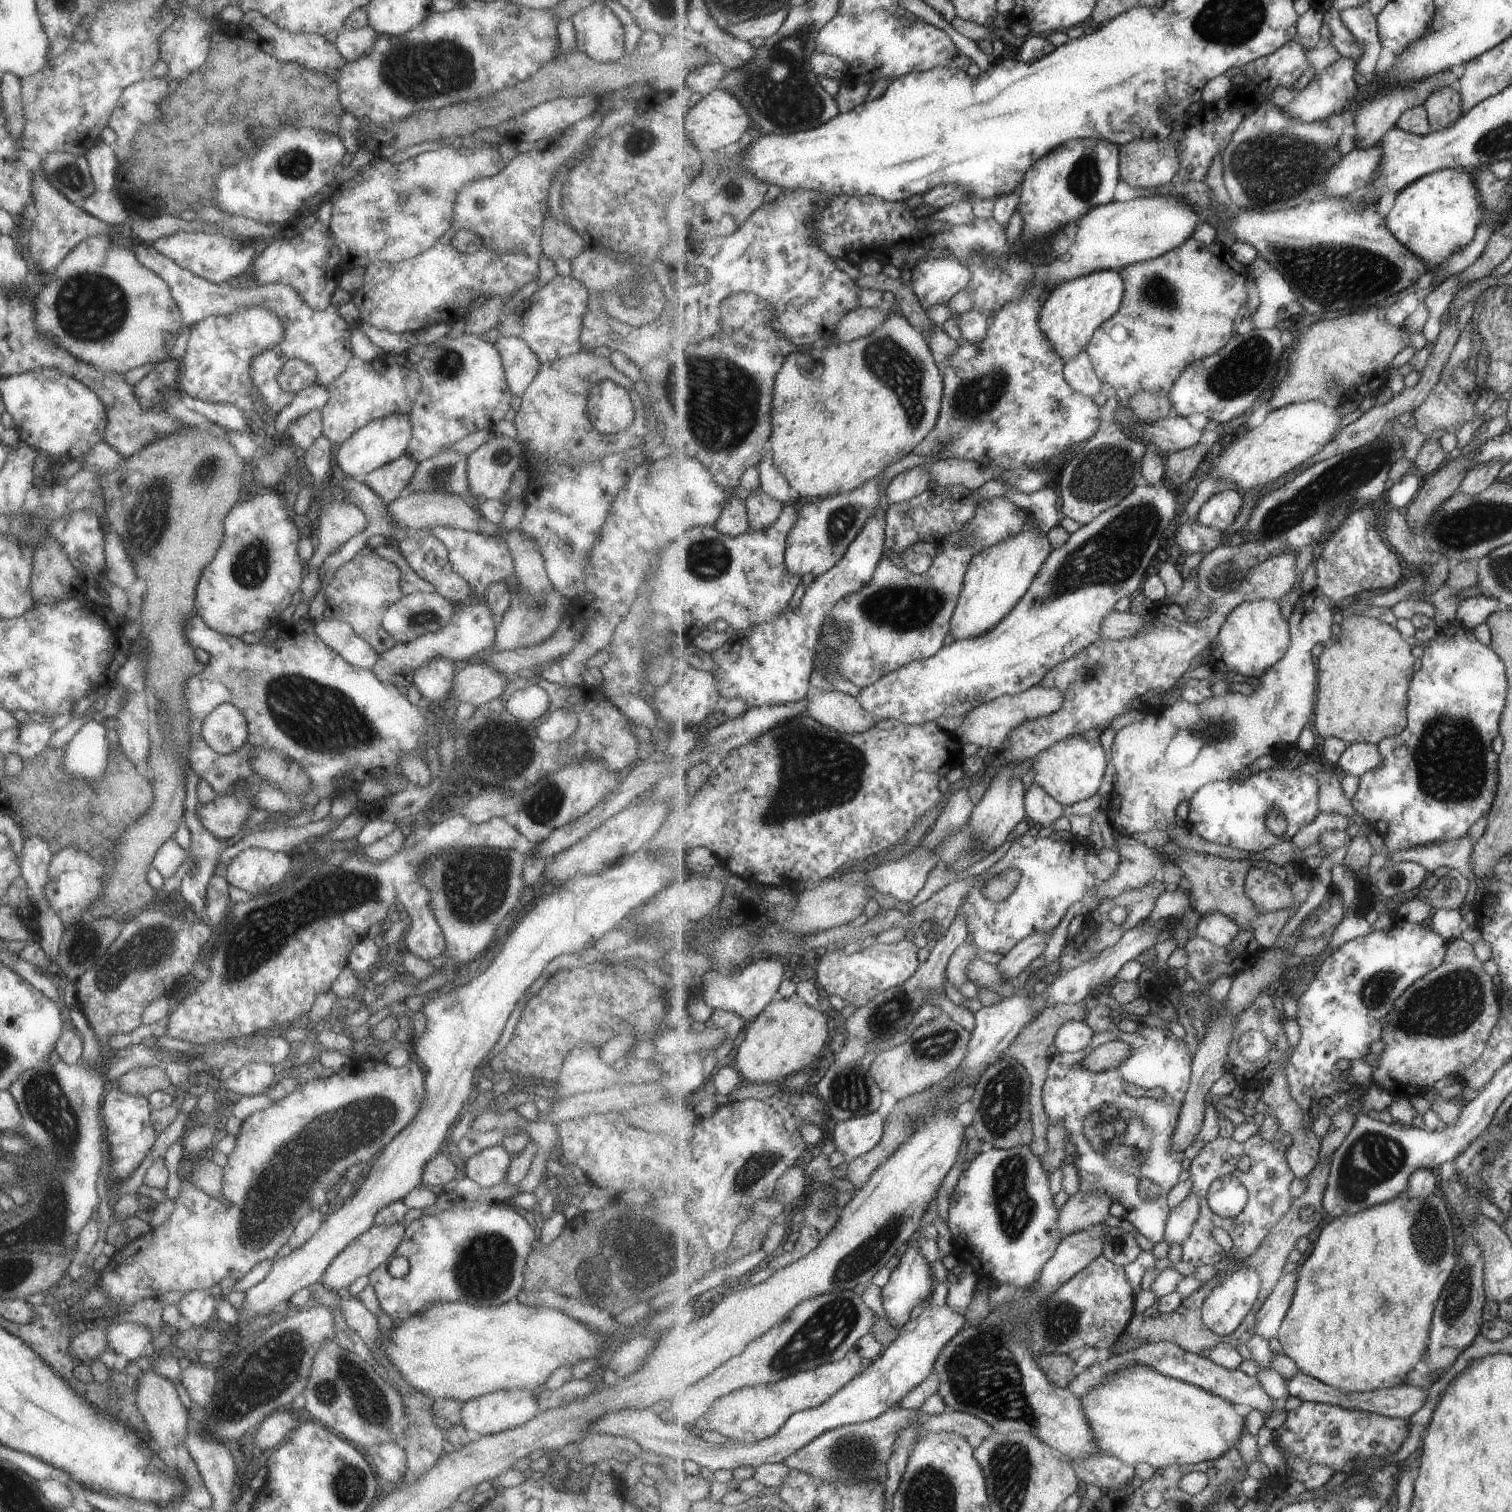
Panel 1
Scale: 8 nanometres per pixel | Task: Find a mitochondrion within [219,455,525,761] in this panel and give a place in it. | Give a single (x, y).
(250, 568)

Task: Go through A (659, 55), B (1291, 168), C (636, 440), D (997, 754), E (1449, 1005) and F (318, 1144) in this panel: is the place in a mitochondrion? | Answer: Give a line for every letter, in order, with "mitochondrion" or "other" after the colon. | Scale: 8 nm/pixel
A: other
B: mitochondrion
C: other
D: other
E: mitochondrion
F: mitochondrion

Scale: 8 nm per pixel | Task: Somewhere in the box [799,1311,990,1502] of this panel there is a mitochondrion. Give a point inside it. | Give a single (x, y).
(859, 1454)

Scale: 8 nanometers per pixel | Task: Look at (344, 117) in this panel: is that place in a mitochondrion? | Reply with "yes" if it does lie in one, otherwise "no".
no

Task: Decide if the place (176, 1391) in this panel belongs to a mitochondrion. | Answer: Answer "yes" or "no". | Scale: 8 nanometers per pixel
no

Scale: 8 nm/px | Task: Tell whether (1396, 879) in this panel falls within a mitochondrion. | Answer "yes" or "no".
yes

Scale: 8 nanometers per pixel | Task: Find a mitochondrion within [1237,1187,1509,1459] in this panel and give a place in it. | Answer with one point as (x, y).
(1428, 1234)

